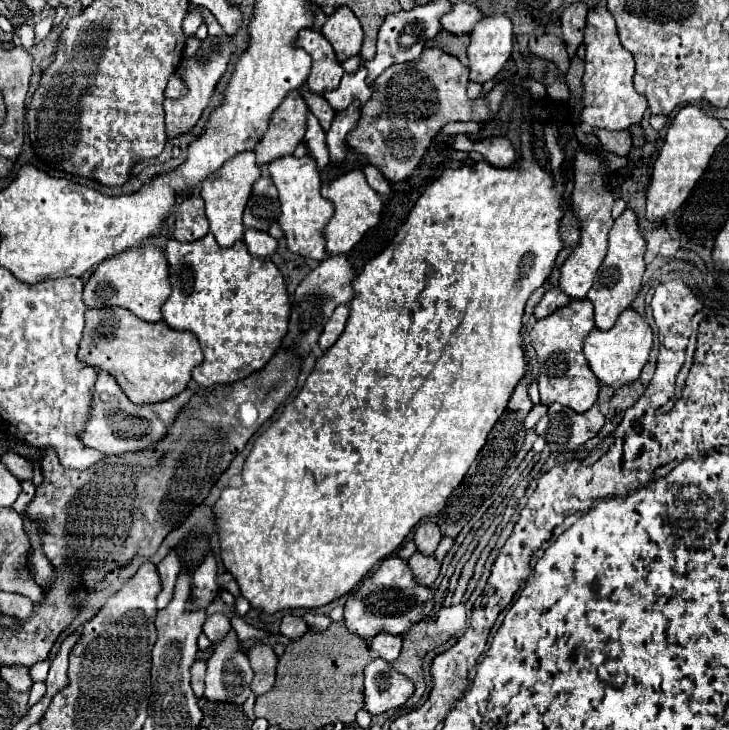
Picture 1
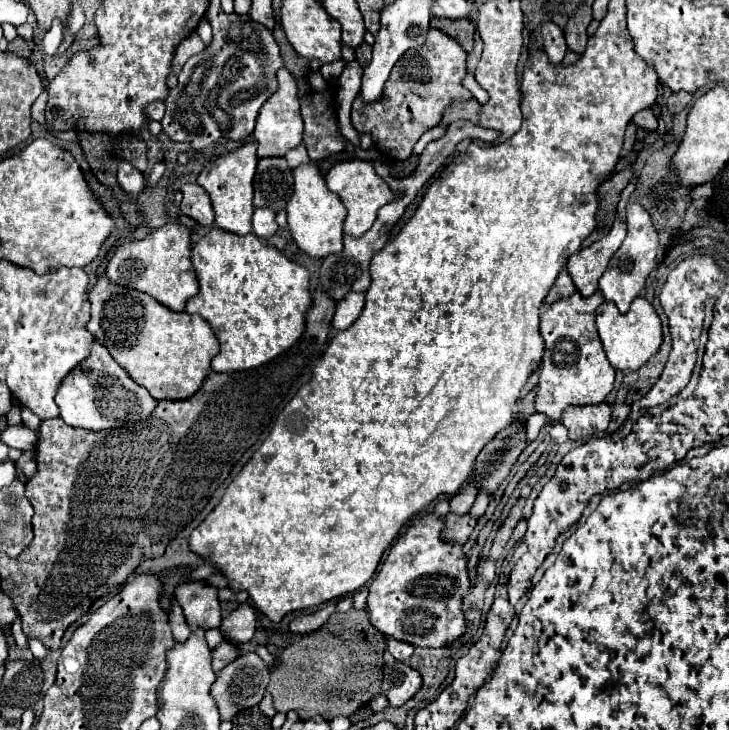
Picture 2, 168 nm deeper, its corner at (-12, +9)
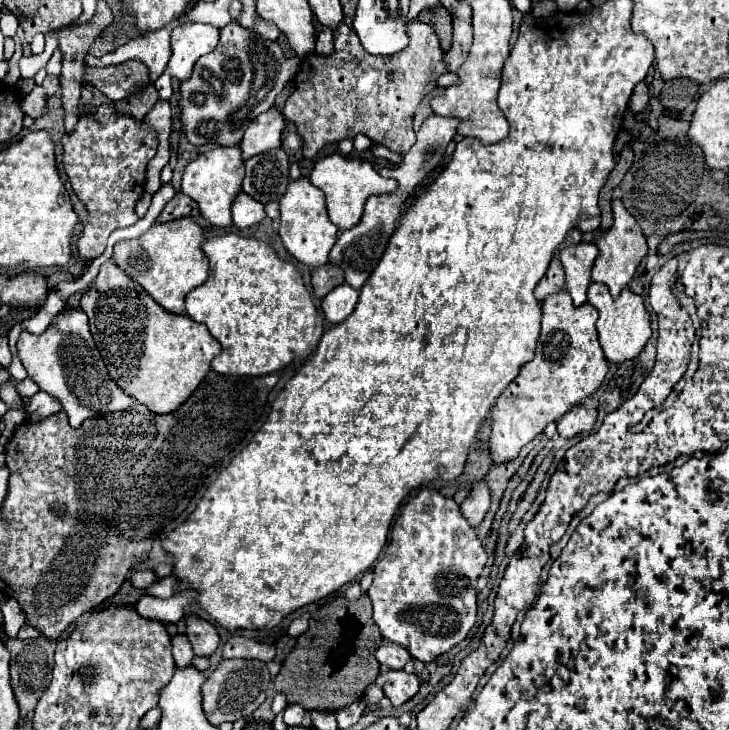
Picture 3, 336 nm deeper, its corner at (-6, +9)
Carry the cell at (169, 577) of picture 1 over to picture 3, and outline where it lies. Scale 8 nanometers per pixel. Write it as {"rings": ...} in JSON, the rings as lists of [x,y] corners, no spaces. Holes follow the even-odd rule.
{"rings":[[[178,633],[176,637],[172,637],[172,653],[174,653],[174,661],[178,667],[186,667],[192,663],[194,653],[192,653],[192,645],[186,639],[186,635]]]}

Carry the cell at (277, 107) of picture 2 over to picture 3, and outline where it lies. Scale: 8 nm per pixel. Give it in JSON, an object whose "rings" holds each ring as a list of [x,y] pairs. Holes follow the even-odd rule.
{"rings":[[[270,107],[266,113],[260,113],[246,129],[240,143],[242,159],[250,159],[264,151],[276,149],[282,145],[282,131],[286,127],[284,113],[276,107]]]}

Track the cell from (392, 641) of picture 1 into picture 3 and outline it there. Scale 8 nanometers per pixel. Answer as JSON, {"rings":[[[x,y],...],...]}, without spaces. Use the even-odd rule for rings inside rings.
{"rings":[[[386,641],[378,647],[376,659],[380,665],[386,665],[390,669],[402,669],[412,657],[410,657],[410,653],[406,653],[406,649],[402,645],[394,645],[392,641]]]}

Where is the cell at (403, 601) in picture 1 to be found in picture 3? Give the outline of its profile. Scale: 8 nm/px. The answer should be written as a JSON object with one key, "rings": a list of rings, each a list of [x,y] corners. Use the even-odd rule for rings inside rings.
{"rings":[[[420,489],[402,507],[398,519],[392,525],[390,543],[384,559],[374,565],[374,581],[368,589],[368,597],[374,605],[374,621],[380,627],[384,639],[398,643],[410,651],[418,661],[432,661],[434,657],[450,651],[458,645],[476,623],[476,581],[486,563],[486,553],[476,537],[474,527],[460,515],[460,505],[454,499],[442,497],[436,489]]]}

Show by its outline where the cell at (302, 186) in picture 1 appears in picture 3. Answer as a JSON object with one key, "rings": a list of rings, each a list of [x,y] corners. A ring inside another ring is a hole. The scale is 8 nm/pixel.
{"rings":[[[308,177],[290,181],[286,195],[280,199],[280,237],[290,255],[308,267],[318,267],[328,263],[328,253],[338,237],[338,227],[328,219],[324,193],[310,185]]]}

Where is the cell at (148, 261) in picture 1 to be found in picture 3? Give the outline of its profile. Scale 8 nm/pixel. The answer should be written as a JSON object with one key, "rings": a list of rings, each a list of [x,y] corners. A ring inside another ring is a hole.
{"rings":[[[192,219],[156,223],[138,239],[120,241],[114,247],[112,261],[170,313],[184,313],[184,297],[208,277],[208,259],[202,253],[202,229]]]}

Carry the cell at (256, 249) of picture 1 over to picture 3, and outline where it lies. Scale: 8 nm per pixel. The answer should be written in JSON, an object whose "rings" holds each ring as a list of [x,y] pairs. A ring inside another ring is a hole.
{"rings":[[[240,193],[232,205],[232,217],[234,217],[234,225],[238,229],[246,229],[246,227],[258,225],[266,217],[266,211],[264,211],[262,203],[254,201],[246,193]]]}

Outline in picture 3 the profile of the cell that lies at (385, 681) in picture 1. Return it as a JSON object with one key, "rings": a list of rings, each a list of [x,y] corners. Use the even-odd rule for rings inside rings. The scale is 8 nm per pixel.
{"rings":[[[388,671],[388,679],[386,679],[386,697],[392,701],[394,707],[400,707],[402,703],[406,703],[410,697],[414,697],[420,689],[420,679],[414,673],[406,673],[406,671]]]}

